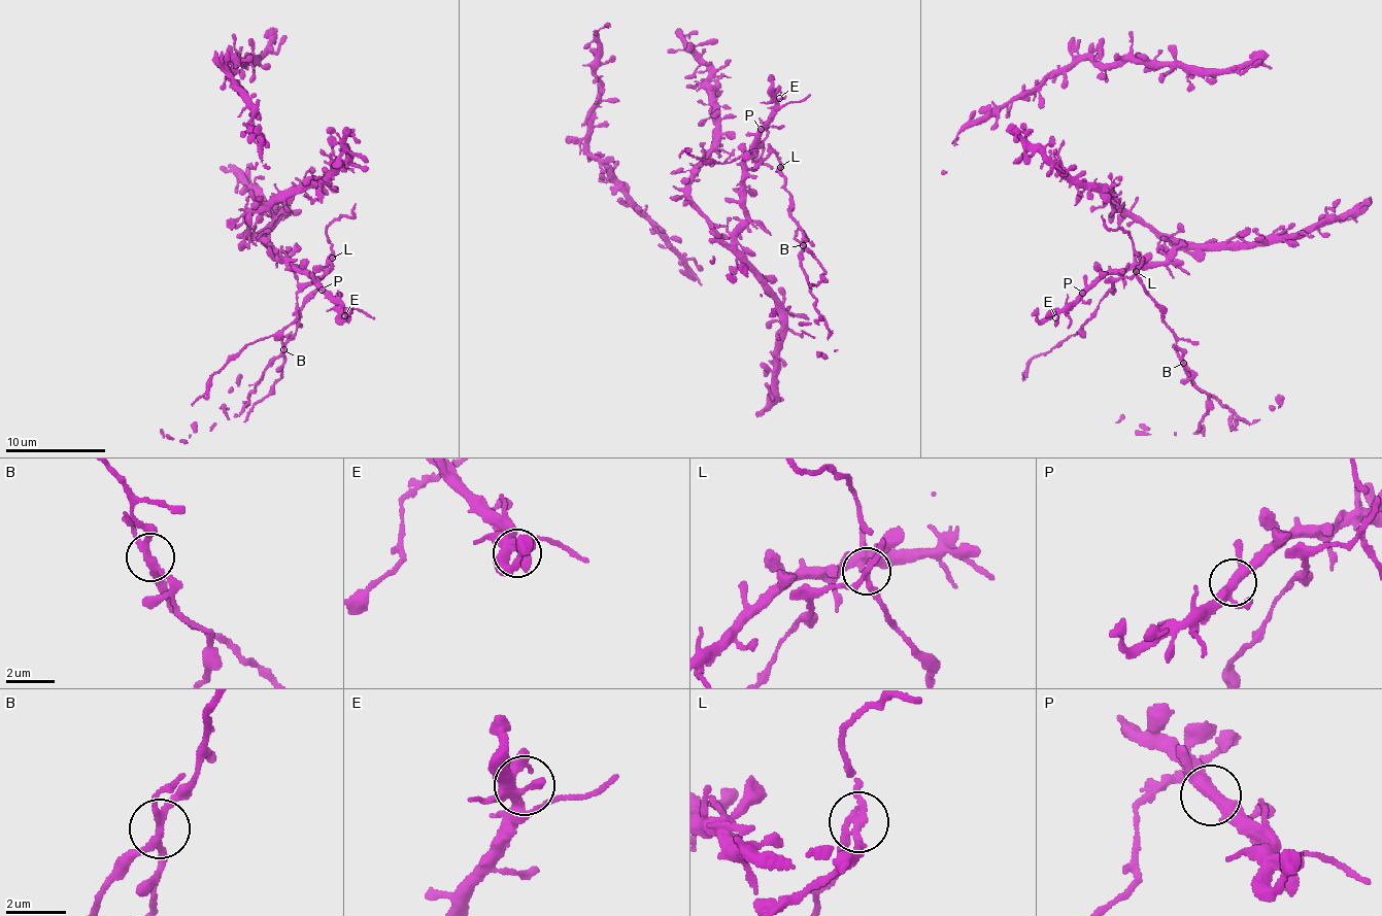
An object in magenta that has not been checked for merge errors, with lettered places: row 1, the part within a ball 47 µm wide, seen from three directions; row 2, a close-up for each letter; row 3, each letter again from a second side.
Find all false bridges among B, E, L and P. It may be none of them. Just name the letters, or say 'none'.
B, L

